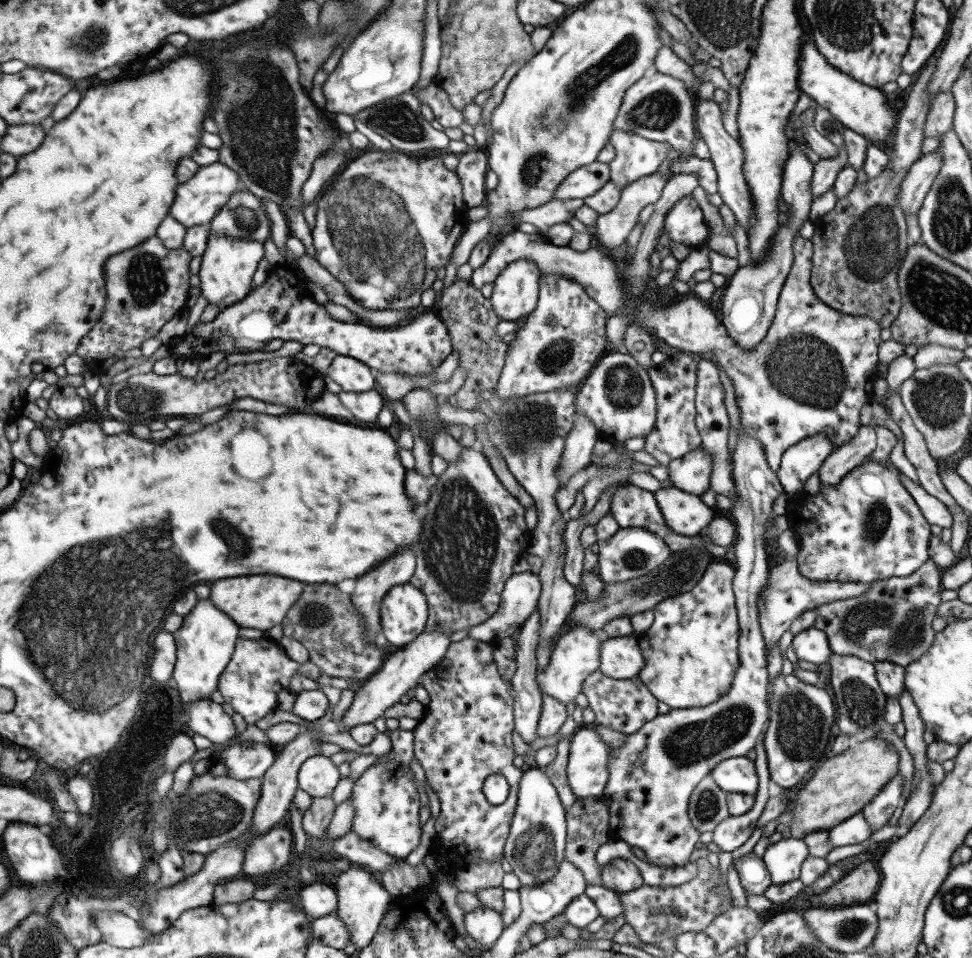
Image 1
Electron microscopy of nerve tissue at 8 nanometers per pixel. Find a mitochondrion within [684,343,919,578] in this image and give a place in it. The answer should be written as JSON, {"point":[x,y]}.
{"point":[876,520]}

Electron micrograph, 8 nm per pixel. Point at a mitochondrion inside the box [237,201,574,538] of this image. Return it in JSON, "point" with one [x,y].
{"point":[525,430]}

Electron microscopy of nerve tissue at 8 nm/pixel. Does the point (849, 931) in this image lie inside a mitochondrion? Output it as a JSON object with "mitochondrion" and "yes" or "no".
{"mitochondrion":"yes"}

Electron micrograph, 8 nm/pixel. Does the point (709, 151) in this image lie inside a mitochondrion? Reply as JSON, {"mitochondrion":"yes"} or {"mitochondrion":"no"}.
{"mitochondrion":"no"}

